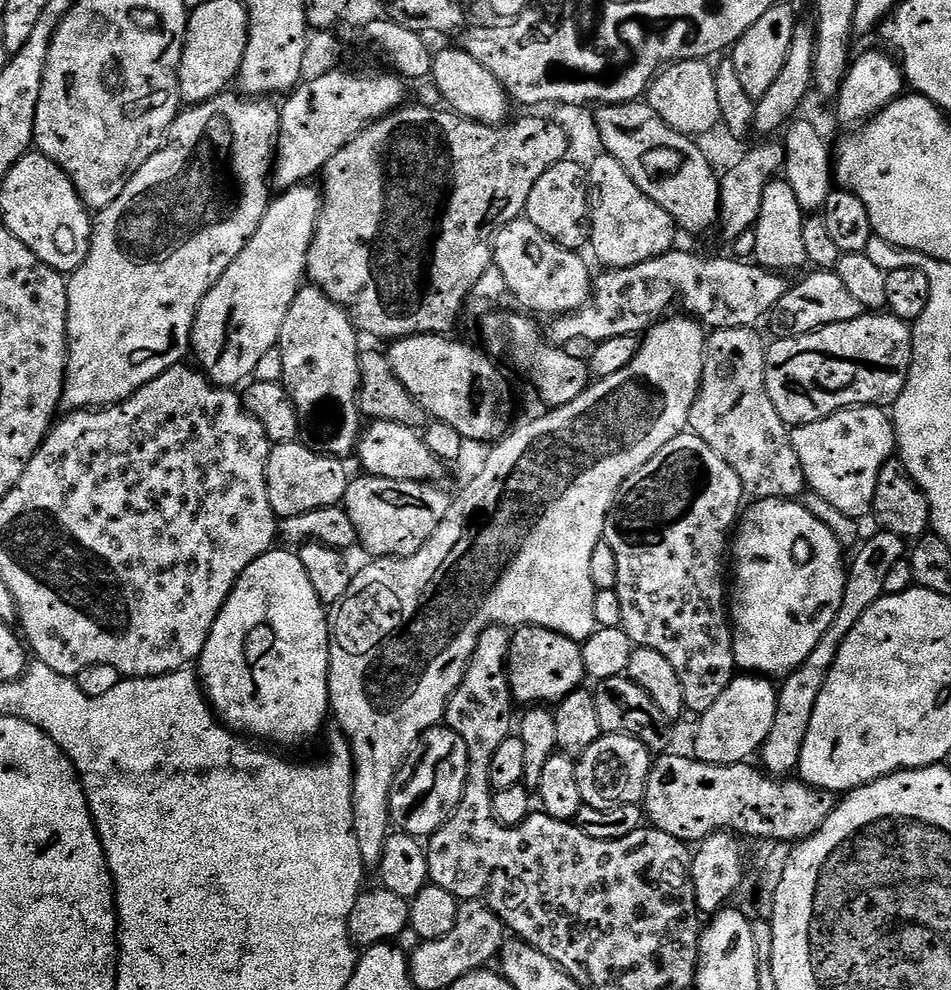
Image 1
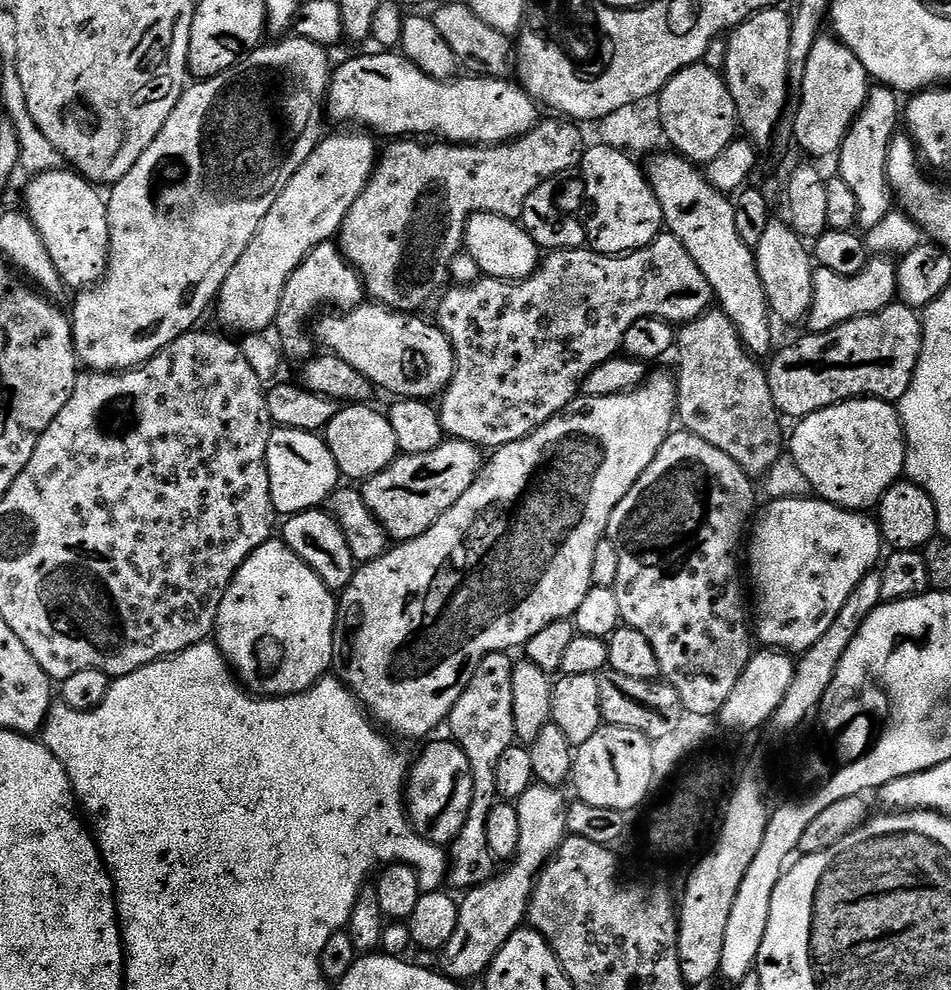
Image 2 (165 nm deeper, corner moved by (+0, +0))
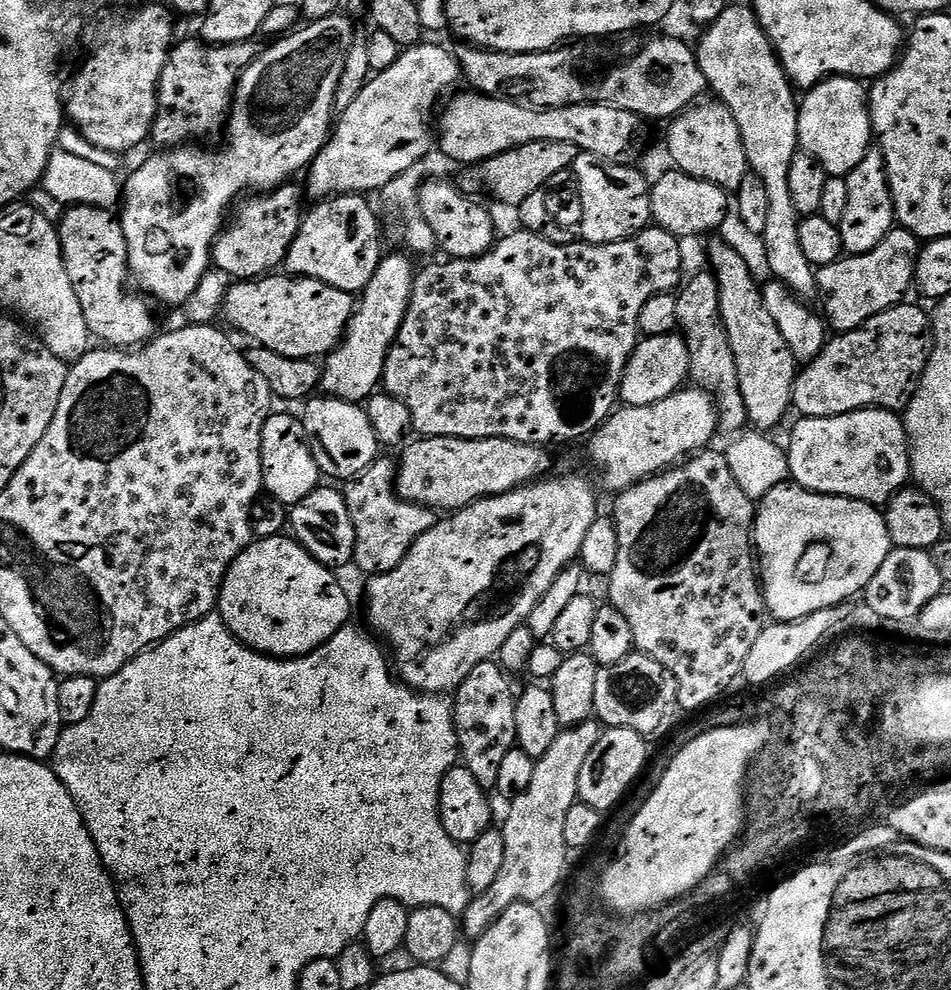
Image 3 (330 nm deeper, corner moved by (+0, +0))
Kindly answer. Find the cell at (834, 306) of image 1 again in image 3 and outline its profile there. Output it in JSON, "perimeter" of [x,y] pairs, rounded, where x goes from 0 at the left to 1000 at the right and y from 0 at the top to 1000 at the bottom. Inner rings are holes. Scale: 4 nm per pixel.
{"perimeter":[[[942,228],[939,229],[932,240],[919,253],[911,257],[901,259],[889,258],[882,263],[878,263],[873,269],[861,272],[858,277],[858,290],[861,302],[866,302],[865,318],[869,320],[869,327],[876,336],[893,335],[902,329],[906,329],[919,317],[927,317],[927,313],[936,313],[940,308],[947,306],[955,295],[955,290],[960,290],[963,282],[963,263],[967,260],[970,244],[957,232]]]}

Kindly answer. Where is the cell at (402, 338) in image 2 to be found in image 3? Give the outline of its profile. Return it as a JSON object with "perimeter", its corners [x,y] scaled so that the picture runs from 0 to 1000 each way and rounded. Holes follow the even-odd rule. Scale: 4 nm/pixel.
{"perimeter":[[[283,277],[273,282],[245,286],[236,302],[233,319],[242,326],[249,327],[253,337],[262,339],[272,351],[288,354],[288,358],[297,358],[301,362],[332,364],[344,361],[346,356],[351,355],[358,348],[362,341],[362,334],[370,324],[370,317],[374,314],[375,306],[375,300],[371,296],[355,293],[330,281]]]}

